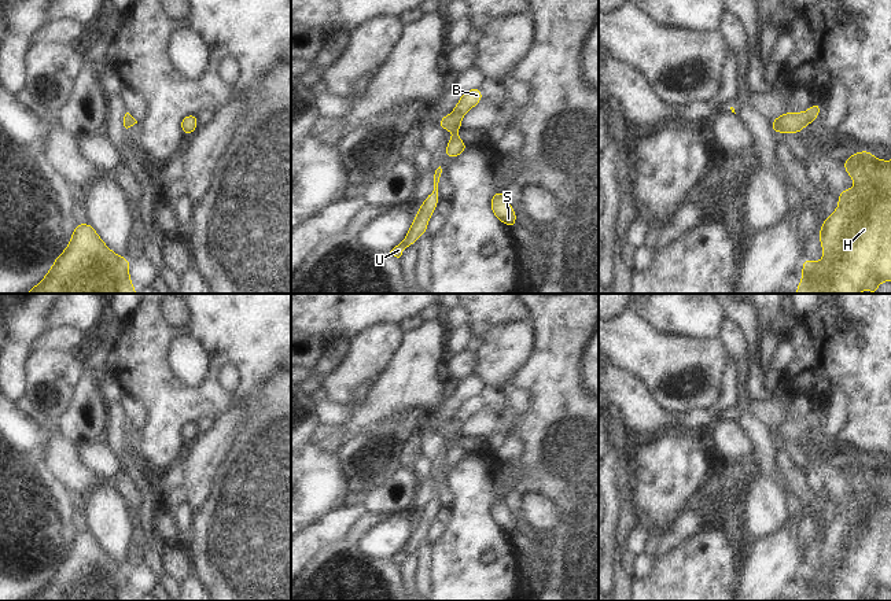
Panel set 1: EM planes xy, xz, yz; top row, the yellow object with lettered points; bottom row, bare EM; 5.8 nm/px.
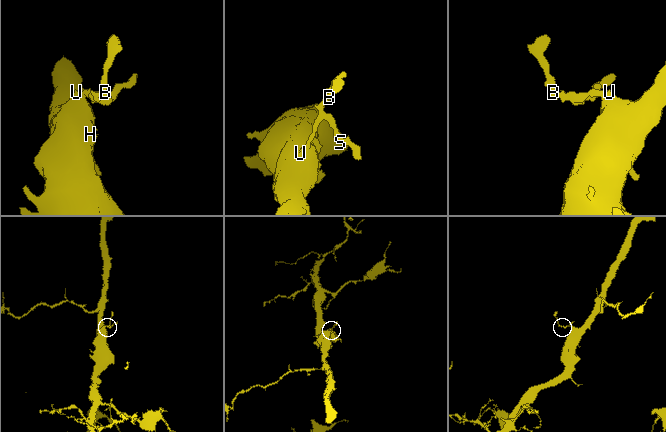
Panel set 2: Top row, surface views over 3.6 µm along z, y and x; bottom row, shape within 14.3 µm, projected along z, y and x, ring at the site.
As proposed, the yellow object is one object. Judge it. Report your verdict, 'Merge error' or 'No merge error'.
No merge error

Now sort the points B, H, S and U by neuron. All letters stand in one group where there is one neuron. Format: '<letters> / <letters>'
B H S U

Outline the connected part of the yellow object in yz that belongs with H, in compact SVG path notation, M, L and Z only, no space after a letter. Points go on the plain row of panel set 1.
M862 457L842 469L857 497L839 499L839 515L818 541L825 567L802 567L803 586L795 601L858 601L864 594L877 601L880 589L891 589L891 468L877 468Z

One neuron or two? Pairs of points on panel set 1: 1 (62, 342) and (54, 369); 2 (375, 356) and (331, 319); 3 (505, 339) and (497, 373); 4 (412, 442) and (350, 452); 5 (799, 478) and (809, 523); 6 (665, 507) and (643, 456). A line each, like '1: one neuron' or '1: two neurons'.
1: two neurons
2: two neurons
3: one neuron
4: two neurons
5: two neurons
6: one neuron

